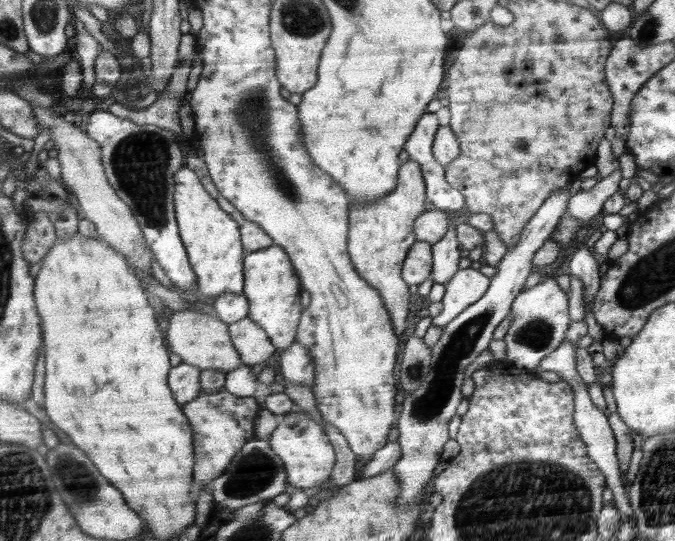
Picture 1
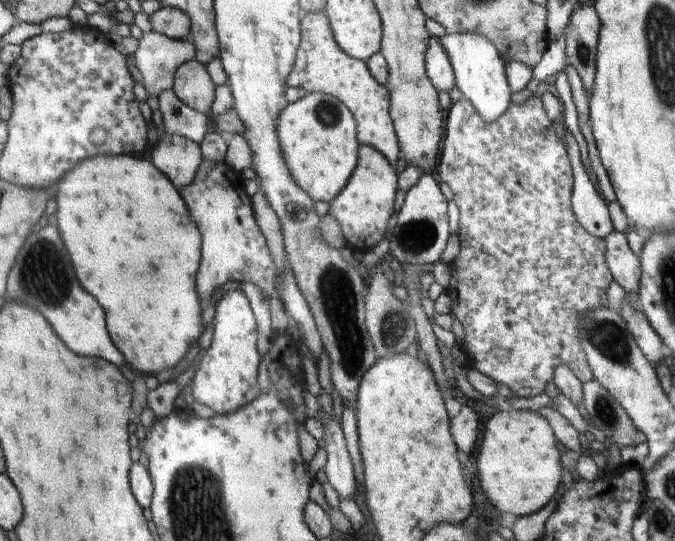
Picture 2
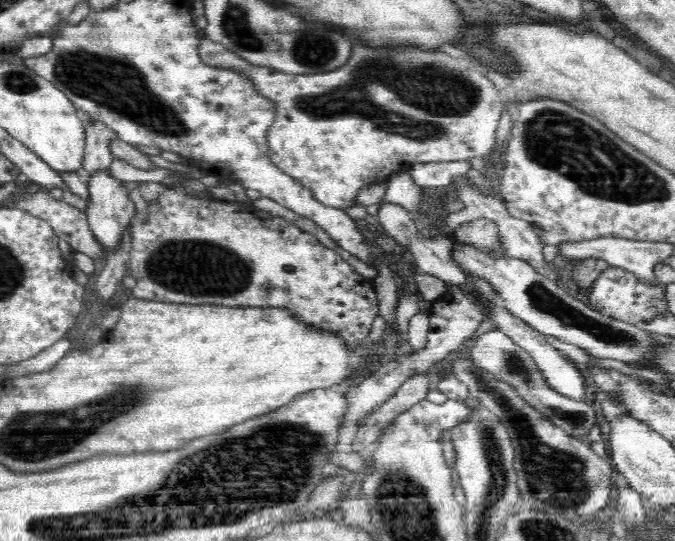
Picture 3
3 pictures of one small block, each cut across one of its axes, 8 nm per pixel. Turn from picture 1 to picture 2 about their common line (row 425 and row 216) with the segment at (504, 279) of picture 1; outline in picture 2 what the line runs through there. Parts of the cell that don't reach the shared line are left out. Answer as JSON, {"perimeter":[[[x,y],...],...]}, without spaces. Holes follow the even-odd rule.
{"perimeter":[[[423,174],[416,182],[416,186],[412,186],[406,192],[404,204],[390,229],[388,258],[396,258],[402,265],[432,265],[436,260],[440,260],[446,248],[448,234],[450,228],[448,228],[448,214],[446,214],[446,198],[440,192],[436,180],[430,174]]]}

